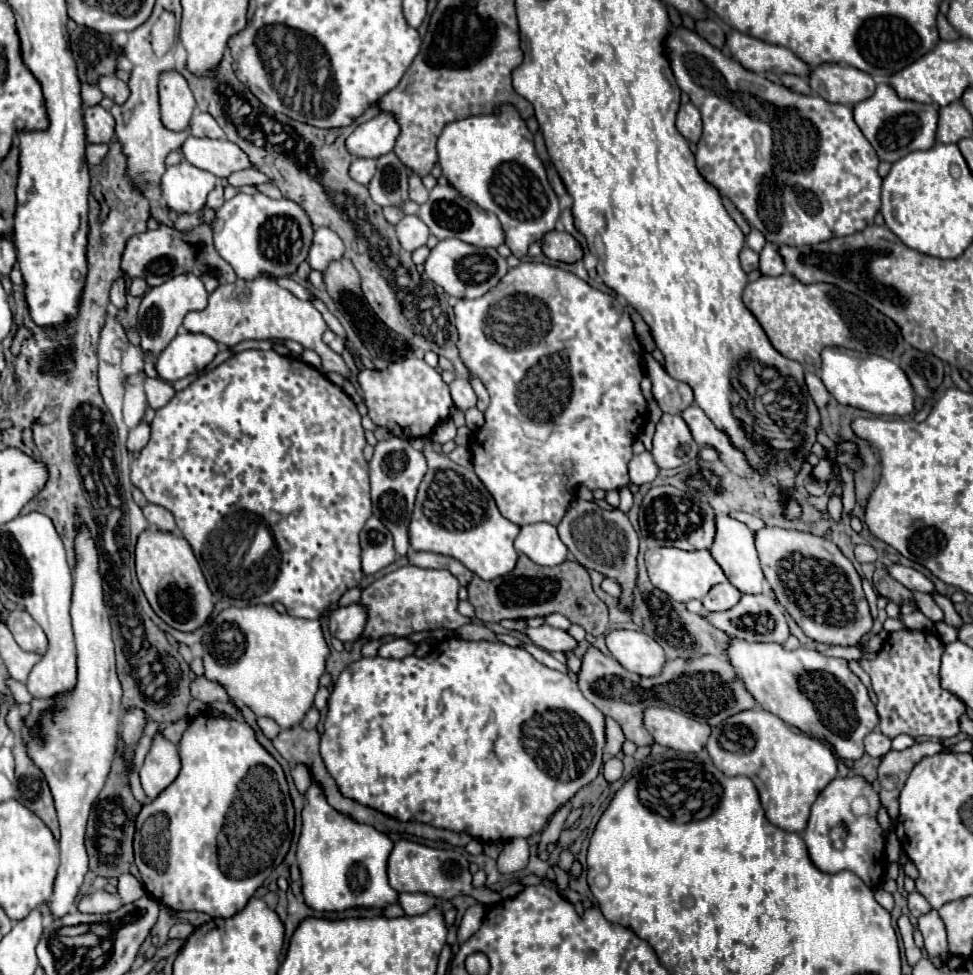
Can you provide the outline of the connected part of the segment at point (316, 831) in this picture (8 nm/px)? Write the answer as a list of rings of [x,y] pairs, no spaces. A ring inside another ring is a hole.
[[[310,786],[310,790],[306,792],[306,806],[302,810],[302,834],[296,850],[296,860],[302,874],[304,902],[318,912],[344,912],[348,908],[386,908],[388,904],[398,904],[398,892],[388,884],[386,876],[388,856],[392,848],[394,844],[386,834],[378,832],[372,826],[336,814],[336,810],[332,810],[332,806],[324,802],[320,786]]]

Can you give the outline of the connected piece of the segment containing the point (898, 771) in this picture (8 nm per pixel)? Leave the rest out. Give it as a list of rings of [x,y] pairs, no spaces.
[[[928,740],[928,742],[916,742],[914,746],[906,748],[906,750],[890,750],[884,758],[882,764],[878,766],[878,784],[880,784],[880,802],[882,806],[888,810],[888,816],[892,820],[892,826],[896,824],[898,818],[898,796],[900,790],[906,784],[908,774],[912,772],[912,768],[926,756],[934,756],[942,750],[944,746],[938,744],[936,740]]]

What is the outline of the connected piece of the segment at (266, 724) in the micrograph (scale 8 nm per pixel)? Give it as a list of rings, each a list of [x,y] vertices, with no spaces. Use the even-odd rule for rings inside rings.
[[[258,718],[256,724],[264,732],[264,736],[268,736],[268,738],[274,738],[280,732],[280,726],[276,726],[276,722],[272,722],[270,718]]]

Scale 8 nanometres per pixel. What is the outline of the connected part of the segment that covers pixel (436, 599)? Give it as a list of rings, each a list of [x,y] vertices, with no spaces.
[[[416,566],[396,568],[362,590],[360,604],[368,612],[362,634],[368,640],[378,640],[382,636],[410,636],[436,628],[454,632],[470,622],[470,618],[458,612],[458,588],[458,580],[448,570],[424,570]]]

